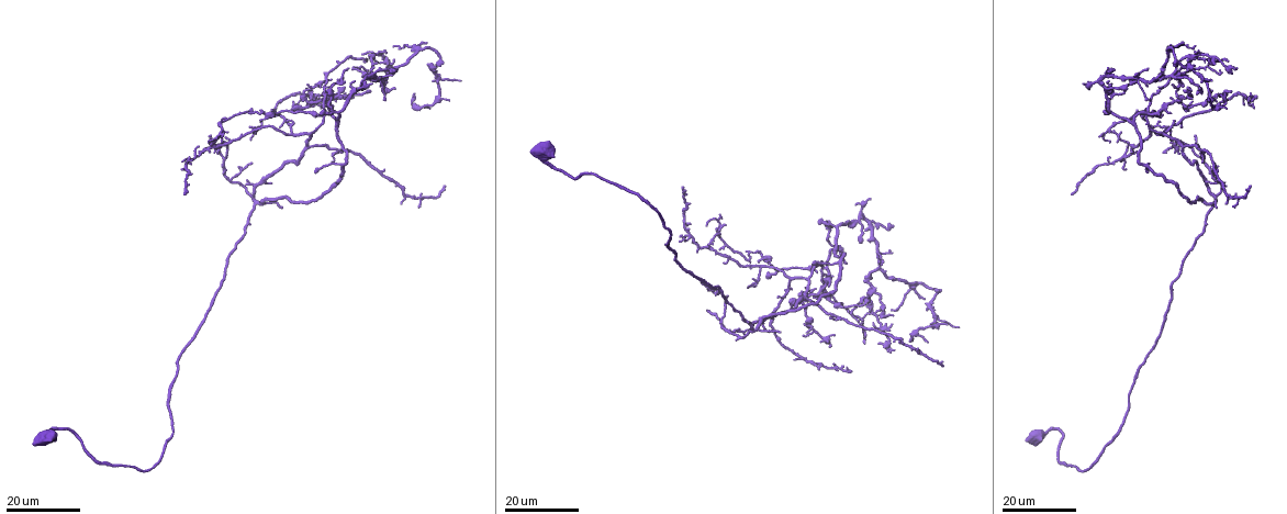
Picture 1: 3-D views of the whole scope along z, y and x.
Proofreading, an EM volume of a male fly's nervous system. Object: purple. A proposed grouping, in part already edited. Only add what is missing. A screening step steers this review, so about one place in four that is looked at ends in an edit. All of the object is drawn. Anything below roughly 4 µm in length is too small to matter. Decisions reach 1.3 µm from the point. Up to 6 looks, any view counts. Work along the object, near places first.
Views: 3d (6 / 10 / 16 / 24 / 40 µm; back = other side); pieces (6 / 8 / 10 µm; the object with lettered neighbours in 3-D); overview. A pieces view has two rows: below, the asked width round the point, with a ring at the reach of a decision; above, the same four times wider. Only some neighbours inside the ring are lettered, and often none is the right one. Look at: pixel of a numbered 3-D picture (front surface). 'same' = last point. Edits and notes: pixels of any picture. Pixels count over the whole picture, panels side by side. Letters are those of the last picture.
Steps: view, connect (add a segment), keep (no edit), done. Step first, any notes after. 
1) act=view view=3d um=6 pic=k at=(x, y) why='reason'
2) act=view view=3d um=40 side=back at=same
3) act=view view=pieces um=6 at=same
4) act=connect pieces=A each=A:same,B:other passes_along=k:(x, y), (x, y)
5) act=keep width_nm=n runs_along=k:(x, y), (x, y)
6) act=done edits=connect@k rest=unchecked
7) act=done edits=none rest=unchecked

act=view view=3d um=16 pic=1 at=(1248, 187) why='an open end'

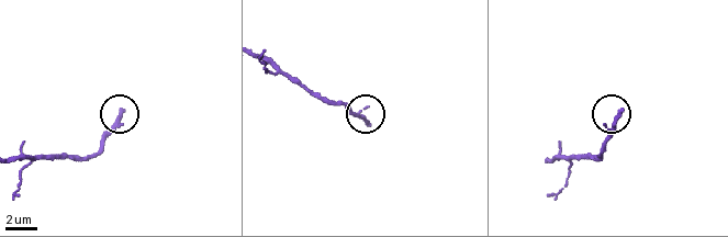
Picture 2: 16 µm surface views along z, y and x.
act=view view=pieces um=6 pic=2 at=(369, 123) why='see the neighbours'

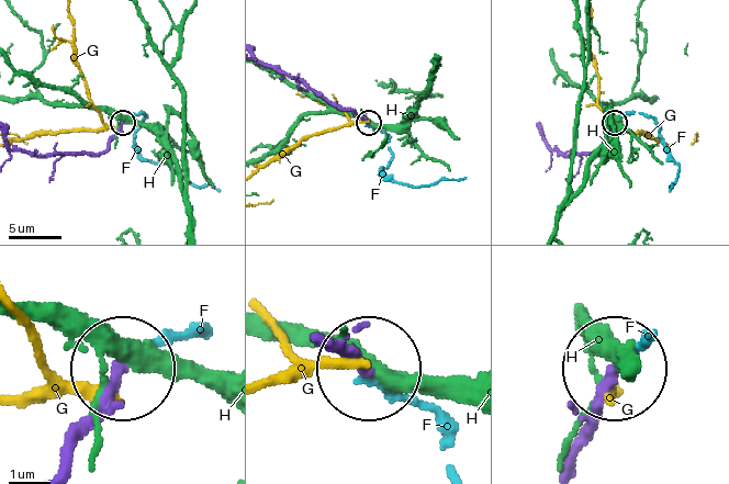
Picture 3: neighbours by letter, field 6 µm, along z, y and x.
act=connect pieces=F each=F:same,G:other,H:other passes_along=3:(329, 344), (424, 411), (456, 473) found='it goes on there'

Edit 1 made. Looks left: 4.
act=view view=3d um=24 pic=1 at=(1185, 92)

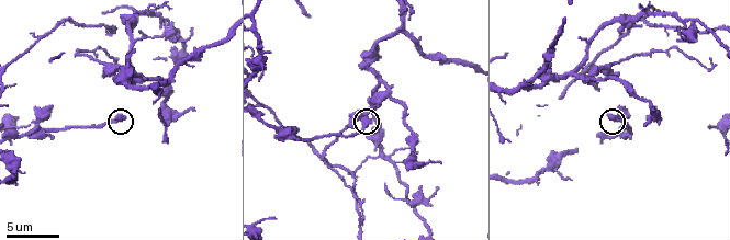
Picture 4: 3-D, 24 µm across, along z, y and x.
act=view view=pieces um=10 pic=4 at=(121, 116) why='what lies round it'

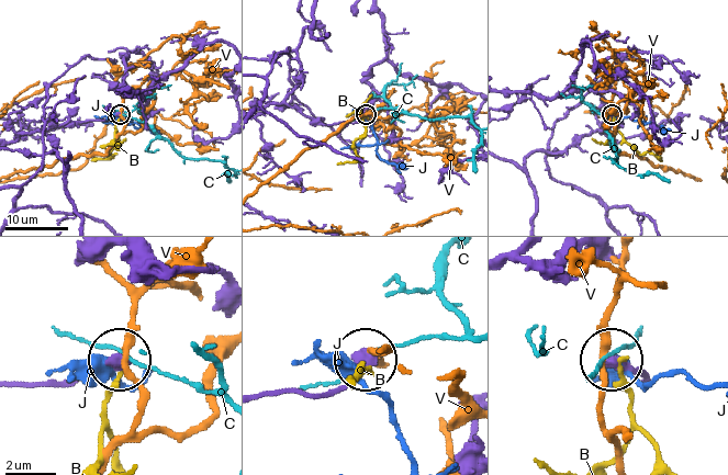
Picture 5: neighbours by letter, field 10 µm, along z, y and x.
act=keep width_nm=450 each=B:other,C:other,J:other,V:other runs_along=5:(19, 387), (56, 387), (118, 364) found='none of them fits'

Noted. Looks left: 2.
act=view view=3d um=16 pic=1 at=(1223, 93) why='long arm stops here'

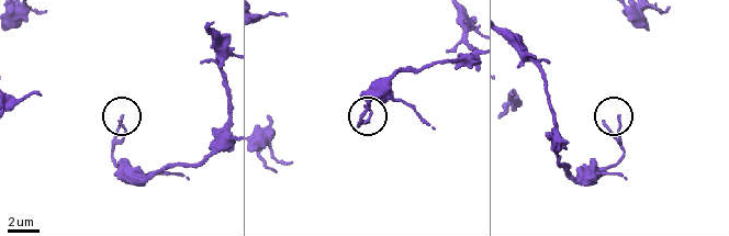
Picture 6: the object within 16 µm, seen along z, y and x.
act=view view=pieces um=8 pic=6 at=(124, 117)

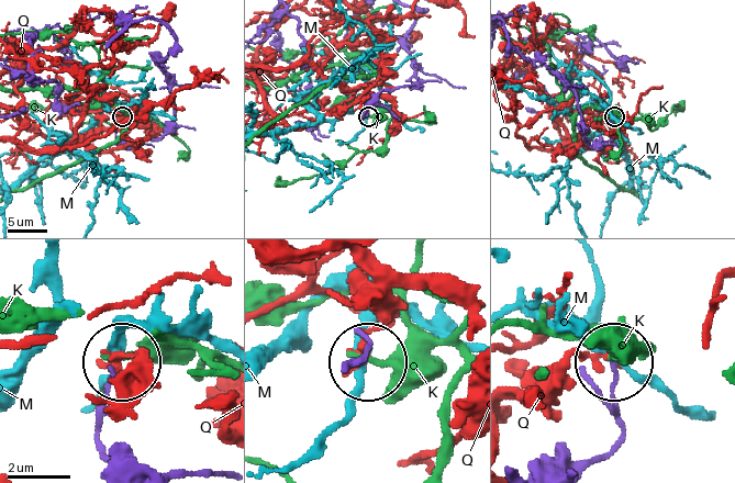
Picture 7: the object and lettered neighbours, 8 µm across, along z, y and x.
act=keep each=K:other,M:other,Q:other found='no lettered segment goes on from it'

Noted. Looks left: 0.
act=done edits=connect@3 rest=unchecked

